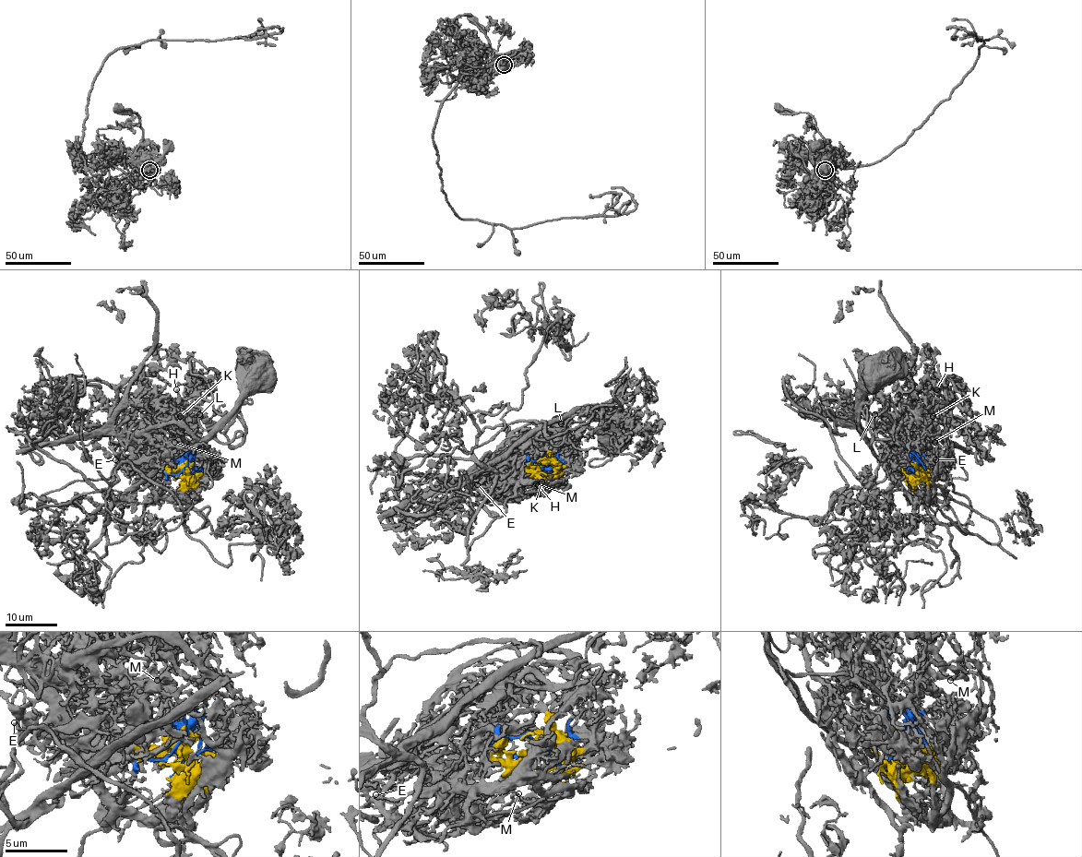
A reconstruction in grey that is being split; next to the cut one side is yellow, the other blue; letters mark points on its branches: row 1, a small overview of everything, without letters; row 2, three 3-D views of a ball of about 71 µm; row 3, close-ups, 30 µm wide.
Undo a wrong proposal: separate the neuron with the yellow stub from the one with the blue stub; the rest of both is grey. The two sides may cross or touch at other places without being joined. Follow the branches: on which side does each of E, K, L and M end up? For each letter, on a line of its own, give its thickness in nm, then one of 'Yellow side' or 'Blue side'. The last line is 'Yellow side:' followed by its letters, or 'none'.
E: Thickness 240 nm. Yellow side
K: Thickness 190 nm. Yellow side
L: Thickness 320 nm. Blue side
M: Thickness 160 nm. Yellow side
Yellow side: E, K, M

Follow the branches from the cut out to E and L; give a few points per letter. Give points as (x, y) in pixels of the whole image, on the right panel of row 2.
E: (914, 468), (926, 477), (933, 461), (938, 463), (935, 459)
L: (914, 470), (917, 458), (895, 439), (867, 439), (861, 432), (866, 415), (883, 413), (874, 413)

